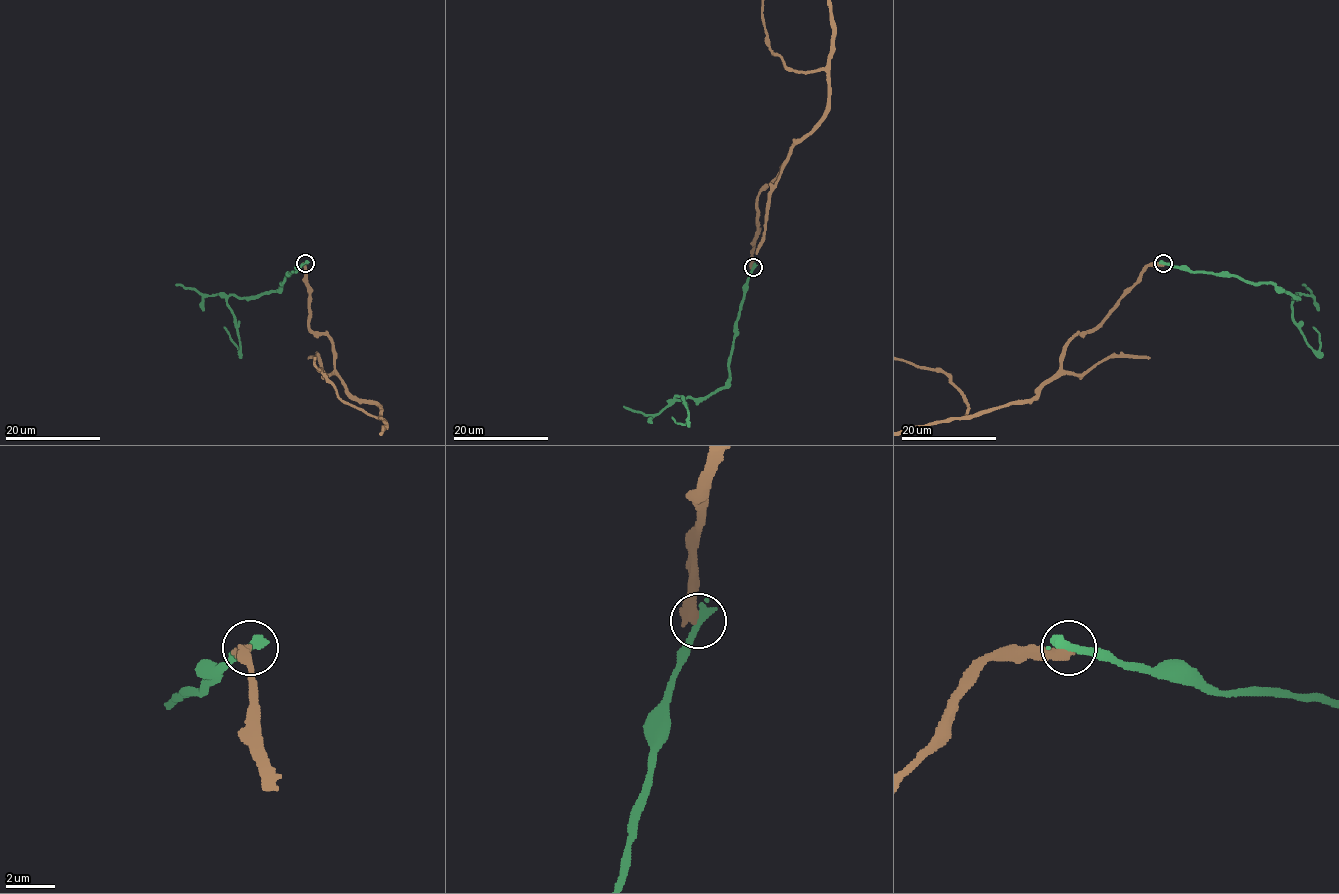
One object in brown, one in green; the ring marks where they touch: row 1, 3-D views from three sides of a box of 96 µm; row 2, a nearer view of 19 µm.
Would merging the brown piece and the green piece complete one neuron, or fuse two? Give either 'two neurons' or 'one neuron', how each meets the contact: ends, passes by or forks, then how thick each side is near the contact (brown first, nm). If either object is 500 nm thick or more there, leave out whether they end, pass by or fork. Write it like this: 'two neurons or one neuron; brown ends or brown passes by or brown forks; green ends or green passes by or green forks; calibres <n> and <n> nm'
two neurons; brown ends; green ends; calibres 480 and 440 nm

